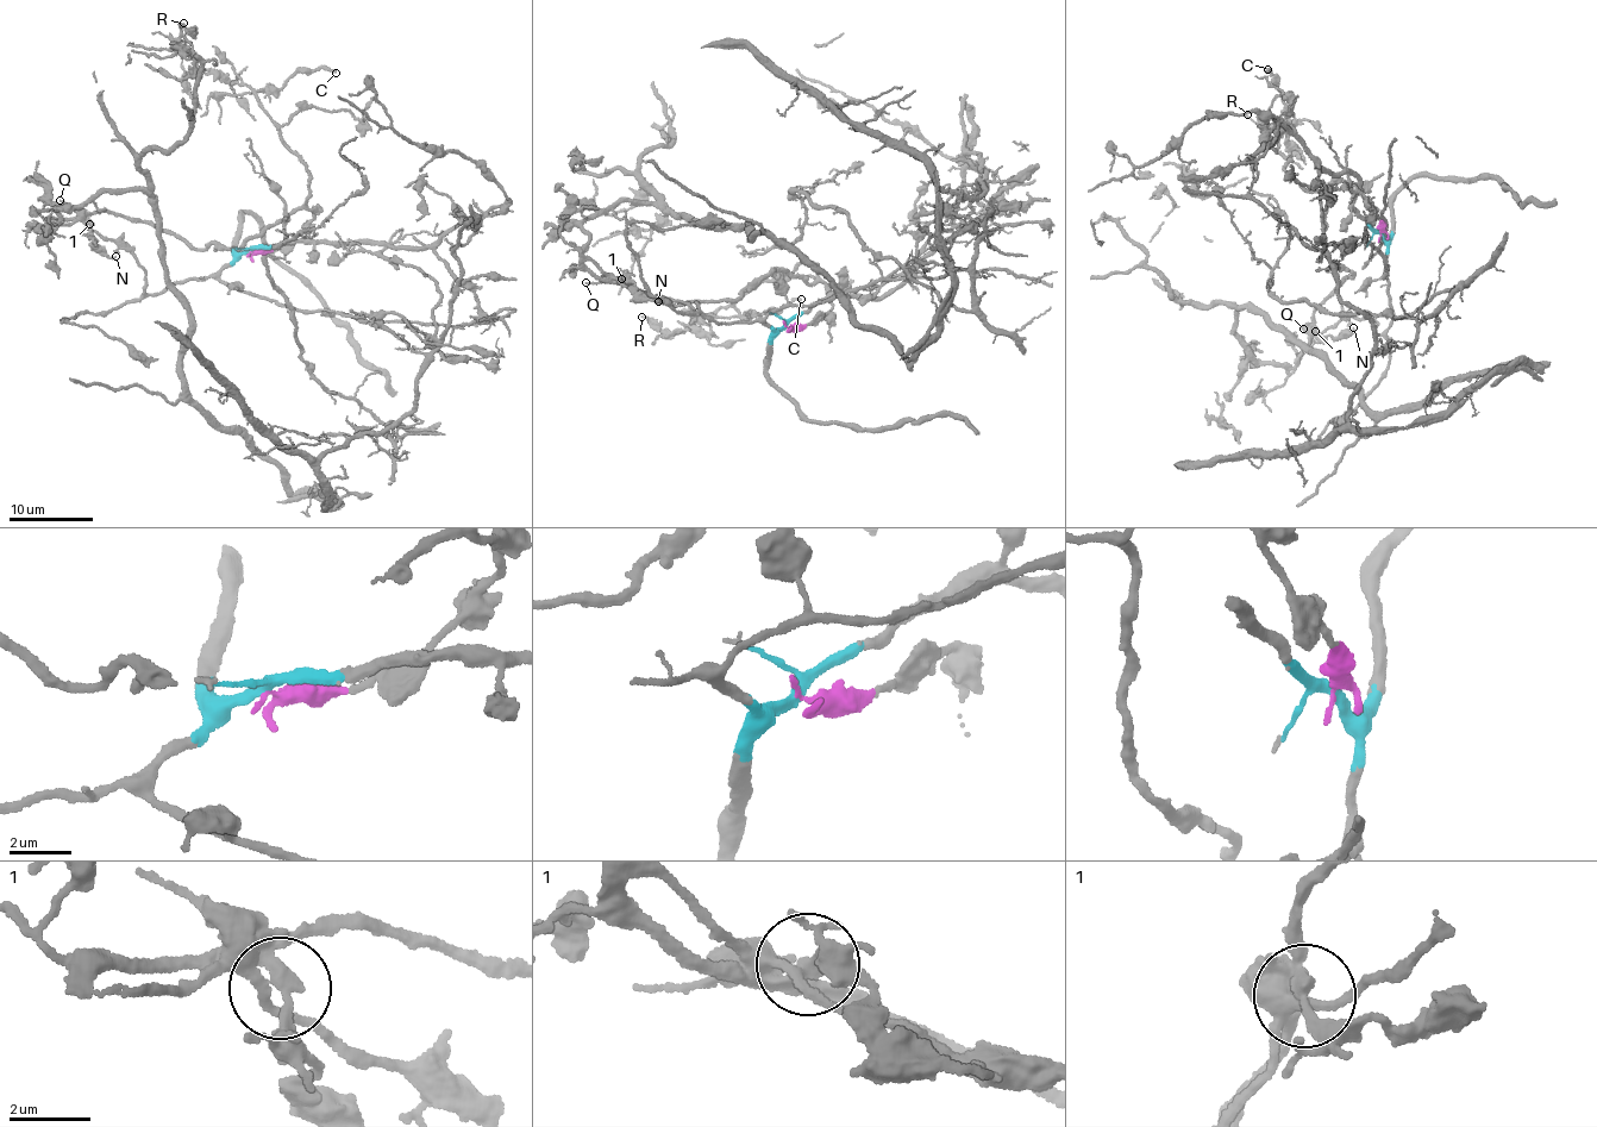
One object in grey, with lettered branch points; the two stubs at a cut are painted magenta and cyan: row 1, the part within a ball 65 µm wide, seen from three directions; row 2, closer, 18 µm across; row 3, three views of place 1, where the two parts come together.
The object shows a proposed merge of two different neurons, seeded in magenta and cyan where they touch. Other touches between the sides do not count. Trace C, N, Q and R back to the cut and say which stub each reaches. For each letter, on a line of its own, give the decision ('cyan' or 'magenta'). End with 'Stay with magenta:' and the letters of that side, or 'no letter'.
C: magenta
N: magenta
Q: cyan
R: magenta
Stay with magenta: C, N, R

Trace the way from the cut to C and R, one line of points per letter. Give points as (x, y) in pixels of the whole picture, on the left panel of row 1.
C: (250, 251), (287, 245), (315, 211), (306, 205), (301, 156), (256, 92), (276, 93), (296, 73), (337, 73)
R: (250, 251), (287, 245), (314, 218), (309, 177), (250, 87), (199, 67), (183, 23)

